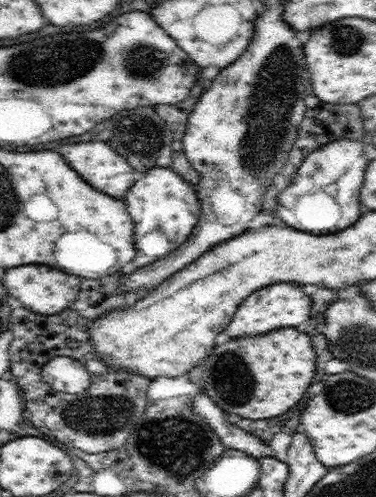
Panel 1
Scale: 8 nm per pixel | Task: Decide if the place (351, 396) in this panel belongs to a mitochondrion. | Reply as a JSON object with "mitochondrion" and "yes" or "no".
{"mitochondrion":"yes"}

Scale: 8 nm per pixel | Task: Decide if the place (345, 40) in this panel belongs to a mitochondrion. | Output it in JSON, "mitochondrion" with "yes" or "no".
{"mitochondrion":"yes"}

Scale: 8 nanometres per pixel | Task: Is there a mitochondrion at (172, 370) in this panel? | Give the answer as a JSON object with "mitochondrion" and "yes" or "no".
{"mitochondrion":"no"}

